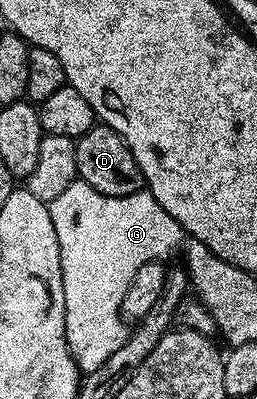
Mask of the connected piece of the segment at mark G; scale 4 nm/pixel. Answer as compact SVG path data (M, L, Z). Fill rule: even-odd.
M80 178L74 180L71 186L67 186L67 190L63 190L63 194L59 194L59 198L48 205L51 226L55 226L62 253L65 341L77 364L78 373L88 374L99 370L99 366L103 366L103 362L107 362L107 358L111 358L111 354L115 354L115 350L127 342L131 328L123 322L121 293L127 290L131 278L135 278L135 270L147 262L165 258L161 256L167 255L180 242L183 229L147 190L139 192L137 196L108 196L99 194L99 190Z

